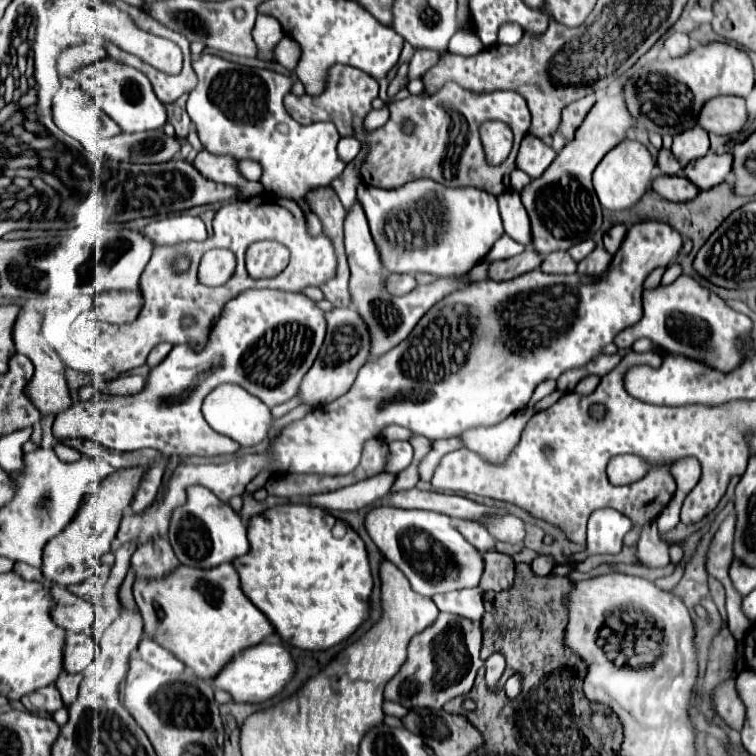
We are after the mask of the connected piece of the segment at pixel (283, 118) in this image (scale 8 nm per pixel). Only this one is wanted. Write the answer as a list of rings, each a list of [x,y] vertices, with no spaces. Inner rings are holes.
[[[201,55],[201,59],[193,61],[193,69],[199,77],[197,87],[189,93],[187,113],[197,127],[199,139],[209,153],[215,155],[233,155],[235,159],[253,159],[263,167],[261,183],[265,191],[271,191],[279,197],[287,199],[303,199],[311,189],[331,185],[345,171],[345,163],[337,155],[339,133],[331,123],[313,123],[301,125],[297,123],[283,105],[285,95],[291,91],[291,77],[275,73],[271,69],[245,67],[231,61],[225,61],[217,55]]]

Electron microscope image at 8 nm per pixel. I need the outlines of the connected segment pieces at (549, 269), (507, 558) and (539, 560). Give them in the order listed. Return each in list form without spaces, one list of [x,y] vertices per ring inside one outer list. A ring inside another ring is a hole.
[[[555,251],[543,261],[545,273],[559,273],[559,275],[571,275],[577,271],[577,263],[573,257],[569,257],[565,251]]]
[[[487,551],[485,553],[485,569],[480,581],[480,588],[484,592],[507,591],[513,587],[515,581],[515,561],[511,555],[499,553],[499,551]]]
[[[537,555],[537,557],[531,561],[532,570],[540,576],[549,575],[553,567],[555,567],[553,555]]]

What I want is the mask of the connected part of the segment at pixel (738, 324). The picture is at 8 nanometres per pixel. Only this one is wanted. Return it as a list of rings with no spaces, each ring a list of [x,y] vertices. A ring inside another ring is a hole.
[[[681,275],[667,287],[659,285],[643,291],[643,311],[645,313],[639,323],[617,335],[615,345],[619,349],[629,349],[637,339],[647,337],[667,353],[705,363],[721,373],[731,373],[741,365],[745,351],[751,349],[755,341],[751,317],[735,311],[721,297],[707,291],[687,275]]]

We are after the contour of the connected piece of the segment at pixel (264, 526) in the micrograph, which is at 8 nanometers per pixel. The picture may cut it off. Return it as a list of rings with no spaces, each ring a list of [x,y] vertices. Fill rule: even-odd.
[[[287,503],[287,505],[277,505],[269,511],[265,511],[263,515],[257,515],[249,521],[249,543],[251,543],[251,549],[247,553],[247,557],[239,557],[233,561],[233,565],[237,567],[237,573],[241,577],[241,587],[245,591],[245,595],[267,615],[267,619],[271,621],[271,625],[275,627],[277,635],[293,645],[293,647],[299,647],[299,649],[307,649],[307,651],[325,651],[325,649],[331,649],[339,643],[343,643],[345,639],[349,639],[367,619],[369,619],[369,611],[371,611],[371,591],[373,591],[373,575],[371,575],[371,565],[369,565],[369,557],[367,557],[367,549],[365,549],[365,543],[363,539],[351,529],[347,527],[347,533],[345,537],[337,539],[333,537],[331,533],[331,525],[327,523],[327,515],[323,513],[323,509],[319,507],[311,507],[311,505],[301,505],[301,503]]]

